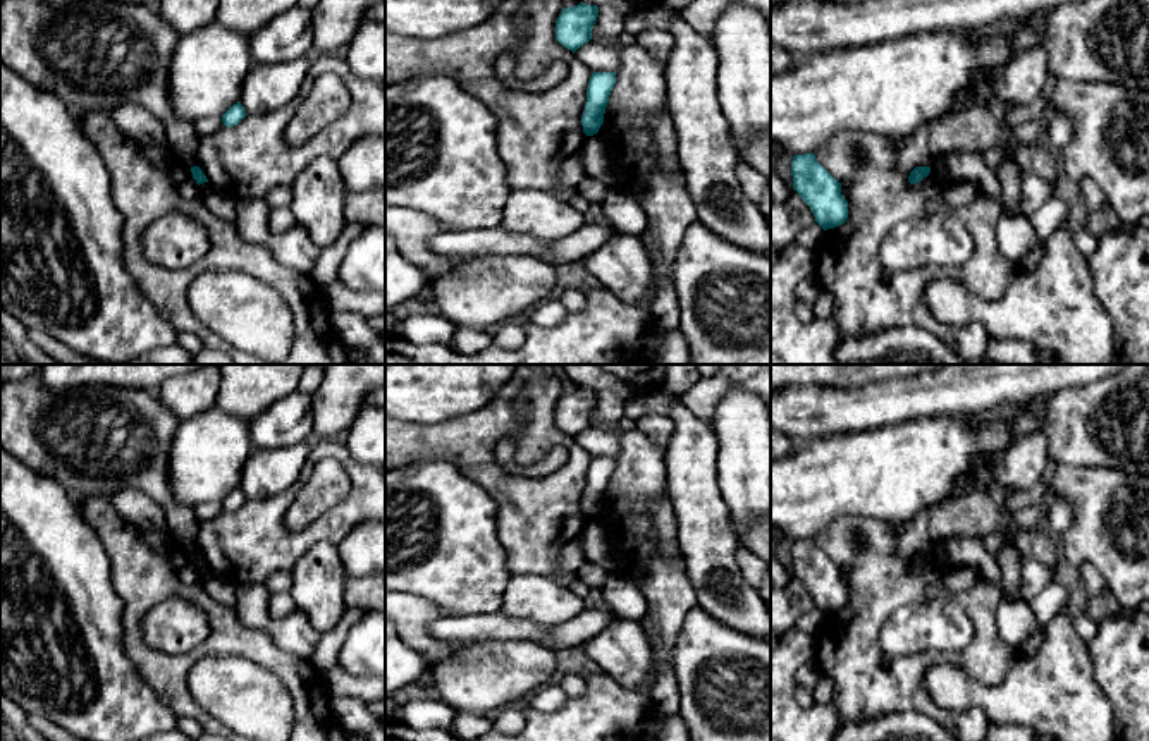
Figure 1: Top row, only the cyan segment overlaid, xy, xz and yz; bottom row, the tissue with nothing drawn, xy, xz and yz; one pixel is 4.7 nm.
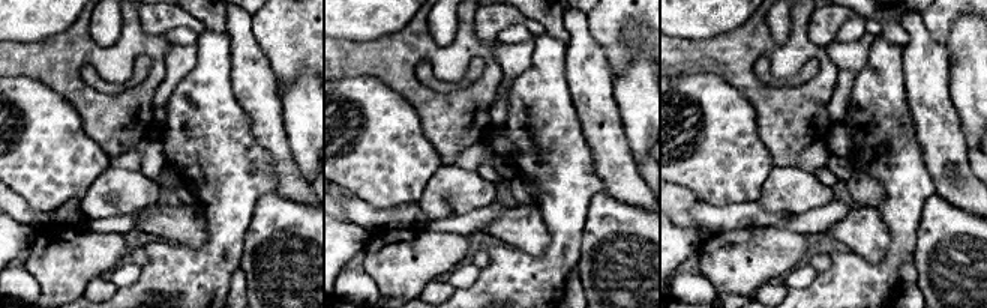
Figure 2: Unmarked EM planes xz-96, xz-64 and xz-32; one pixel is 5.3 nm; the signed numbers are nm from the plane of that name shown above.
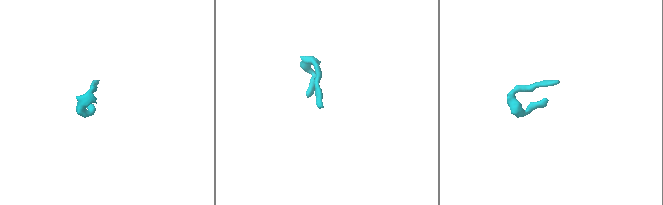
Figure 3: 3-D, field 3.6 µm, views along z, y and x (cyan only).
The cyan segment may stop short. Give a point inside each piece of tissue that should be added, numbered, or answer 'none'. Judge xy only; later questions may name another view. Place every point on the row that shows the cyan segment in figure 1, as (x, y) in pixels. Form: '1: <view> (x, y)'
none

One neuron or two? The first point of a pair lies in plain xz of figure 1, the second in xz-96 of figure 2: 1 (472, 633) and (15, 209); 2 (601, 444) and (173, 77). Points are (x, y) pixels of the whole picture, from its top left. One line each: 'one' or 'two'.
1: one
2: one

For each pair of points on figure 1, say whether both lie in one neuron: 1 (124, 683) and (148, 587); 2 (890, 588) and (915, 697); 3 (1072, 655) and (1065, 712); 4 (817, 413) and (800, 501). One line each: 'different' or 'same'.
1: different
2: same
3: same
4: different

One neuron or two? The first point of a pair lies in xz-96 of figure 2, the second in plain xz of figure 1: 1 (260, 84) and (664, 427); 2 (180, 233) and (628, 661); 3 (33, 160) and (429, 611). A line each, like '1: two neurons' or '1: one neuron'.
1: two neurons
2: one neuron
3: two neurons

